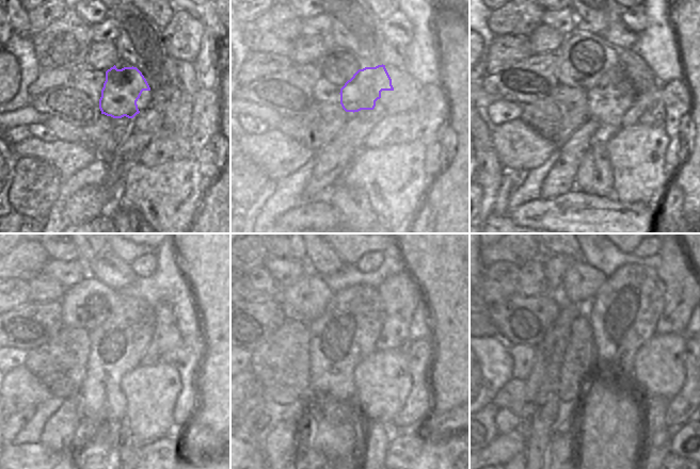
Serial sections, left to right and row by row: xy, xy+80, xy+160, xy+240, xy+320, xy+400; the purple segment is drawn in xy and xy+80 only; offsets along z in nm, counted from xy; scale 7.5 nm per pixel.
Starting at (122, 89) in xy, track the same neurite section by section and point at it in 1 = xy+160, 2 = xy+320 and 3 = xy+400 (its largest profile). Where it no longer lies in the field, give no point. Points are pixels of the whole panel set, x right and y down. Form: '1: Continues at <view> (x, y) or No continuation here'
1: Continues at xy+160 (617, 75)
2: Continues at xy+320 (349, 289)
3: Continues at xy+400 (581, 282).

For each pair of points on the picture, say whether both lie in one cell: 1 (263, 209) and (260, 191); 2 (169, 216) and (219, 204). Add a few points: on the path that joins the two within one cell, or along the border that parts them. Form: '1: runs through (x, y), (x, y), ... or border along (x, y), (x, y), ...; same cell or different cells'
1: runs through (260, 205), (260, 195); same cell
2: border along (206, 190), (193, 222); different cells

